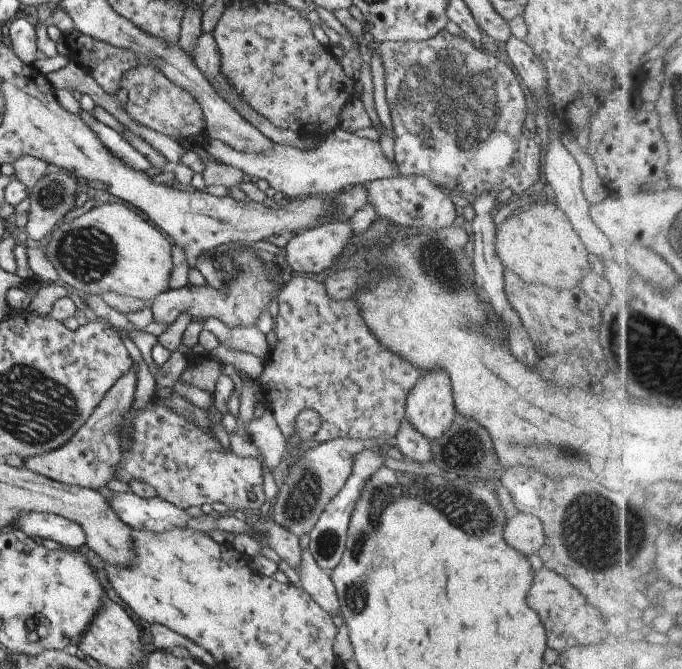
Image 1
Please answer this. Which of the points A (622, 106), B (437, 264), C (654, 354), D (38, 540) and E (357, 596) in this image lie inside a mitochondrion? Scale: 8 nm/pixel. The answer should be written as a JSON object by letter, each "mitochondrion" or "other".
{"A":"other","B":"mitochondrion","C":"mitochondrion","D":"other","E":"mitochondrion"}

